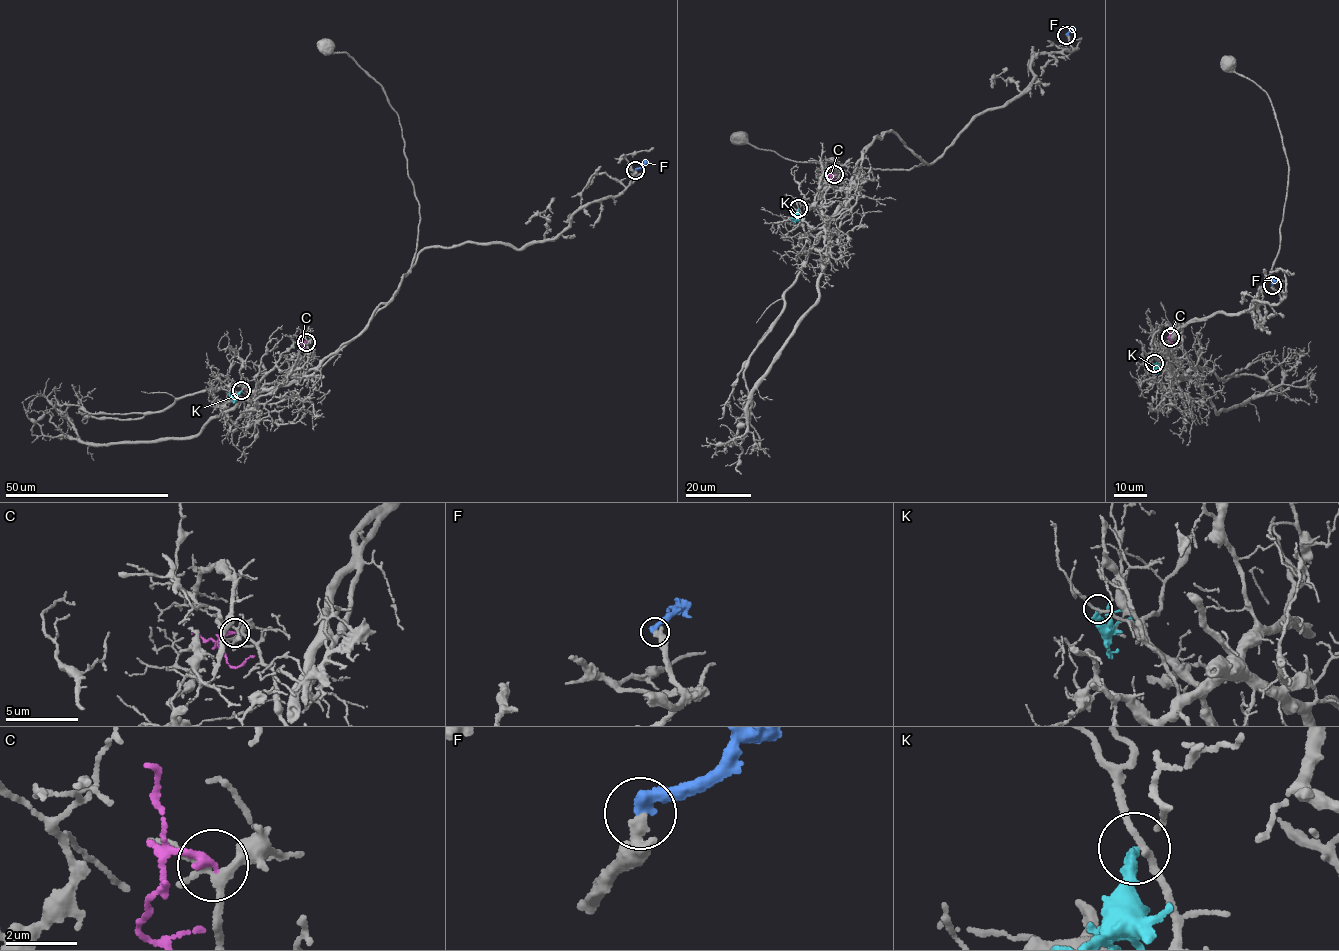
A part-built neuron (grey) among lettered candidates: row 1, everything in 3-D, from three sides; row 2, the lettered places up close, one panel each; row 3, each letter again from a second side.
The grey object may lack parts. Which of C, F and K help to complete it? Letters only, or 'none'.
F

